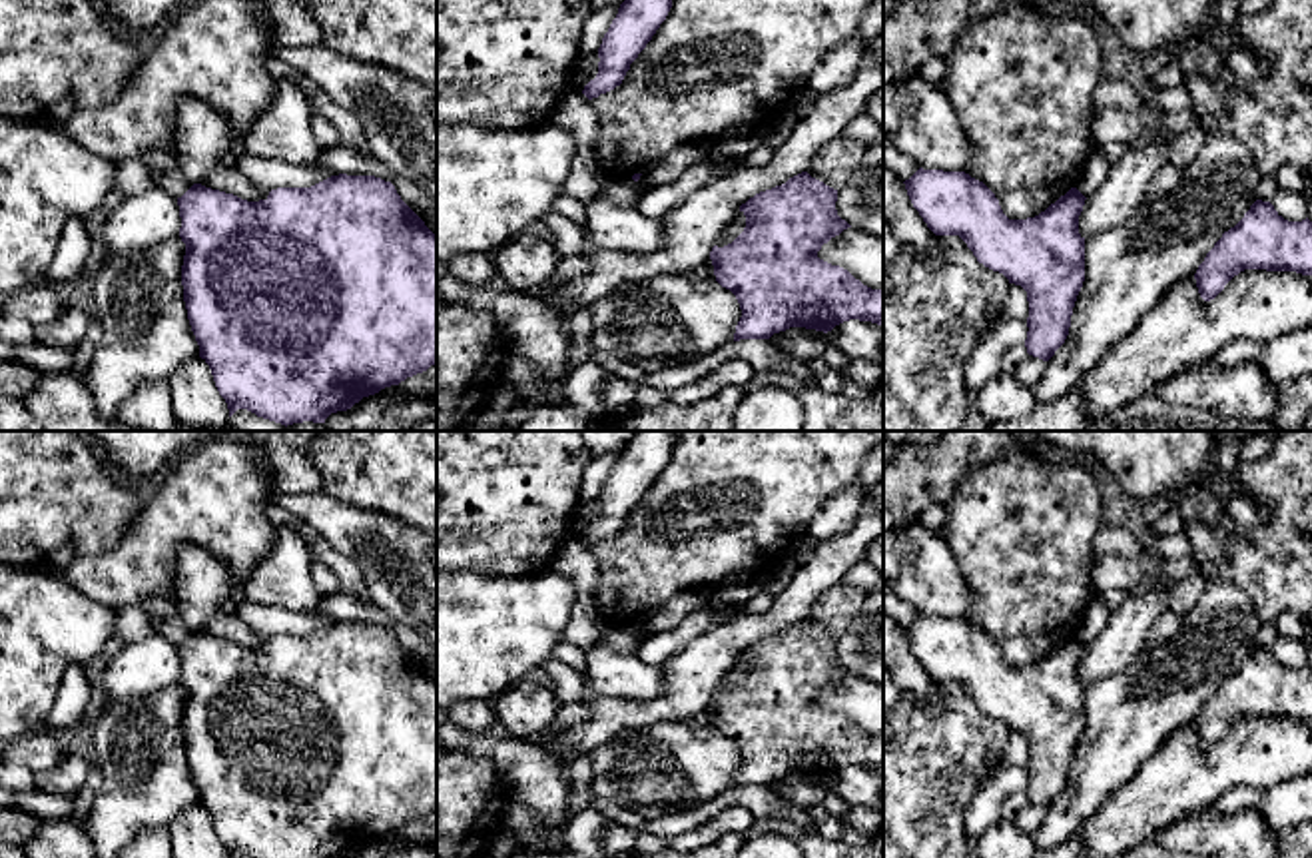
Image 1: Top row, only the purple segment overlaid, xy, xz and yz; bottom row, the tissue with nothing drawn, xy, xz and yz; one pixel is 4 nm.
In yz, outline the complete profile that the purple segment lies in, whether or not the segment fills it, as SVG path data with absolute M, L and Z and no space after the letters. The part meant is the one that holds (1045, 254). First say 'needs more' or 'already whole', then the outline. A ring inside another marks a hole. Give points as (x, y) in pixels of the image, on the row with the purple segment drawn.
already whole | M919 168L903 184L913 208L935 235L959 235L979 263L1027 291L1025 347L1029 355L1049 361L1069 335L1073 307L1085 281L1085 237L1079 233L1079 215L1087 198L1071 188L1039 215L1009 219L995 194L965 172Z

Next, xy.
already whole | M331 176L311 188L277 188L265 200L247 202L233 194L193 184L181 198L179 237L185 243L181 265L183 301L199 357L209 365L215 387L225 399L229 417L247 409L257 417L293 425L303 421L325 423L331 413L347 411L363 397L399 385L407 377L427 371L437 363L437 235L401 200L395 186L375 176Z

